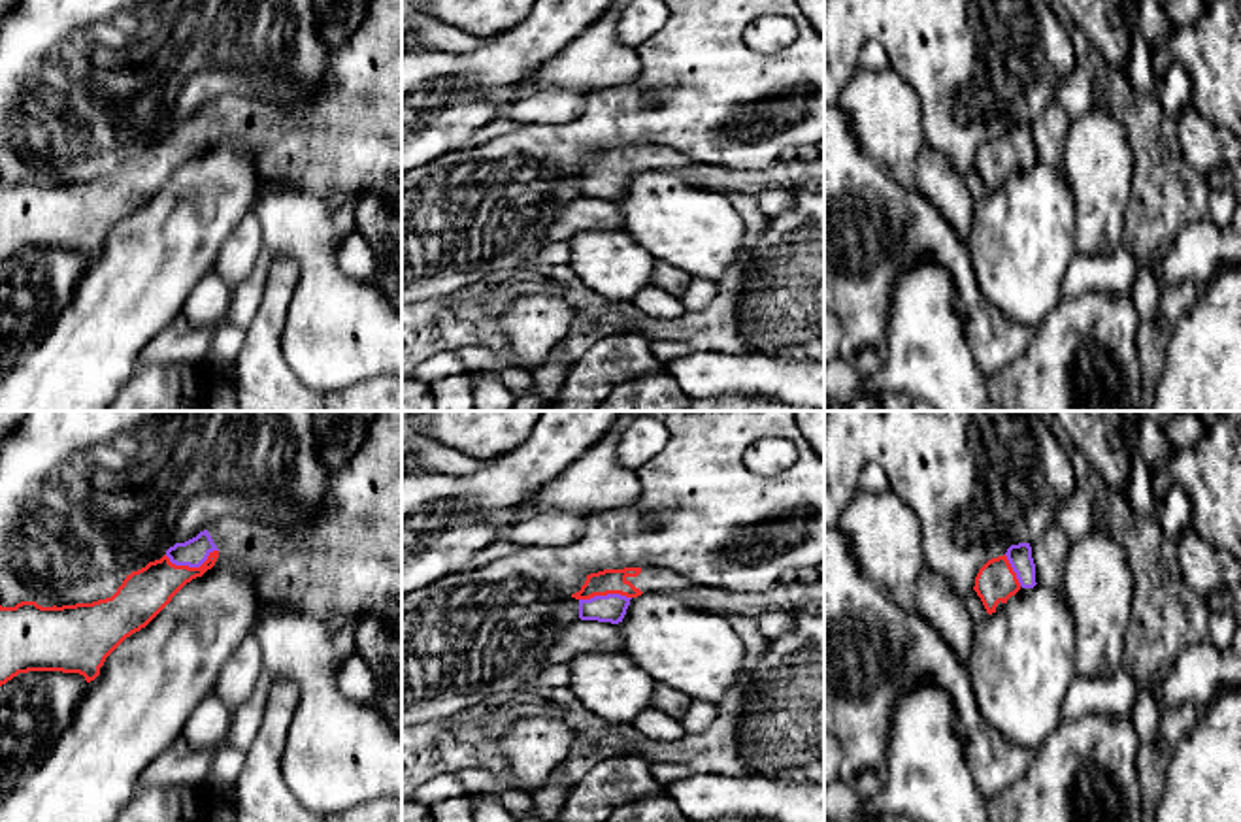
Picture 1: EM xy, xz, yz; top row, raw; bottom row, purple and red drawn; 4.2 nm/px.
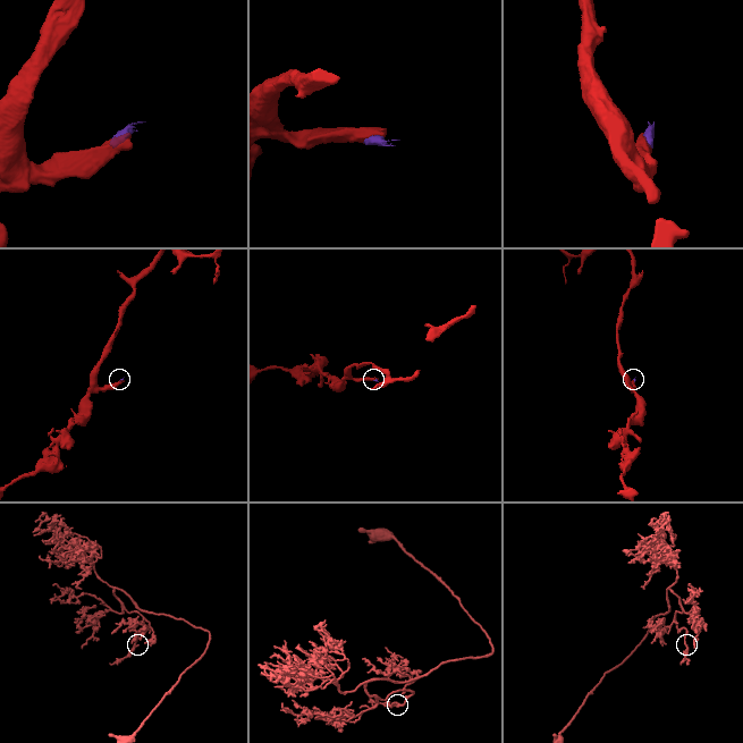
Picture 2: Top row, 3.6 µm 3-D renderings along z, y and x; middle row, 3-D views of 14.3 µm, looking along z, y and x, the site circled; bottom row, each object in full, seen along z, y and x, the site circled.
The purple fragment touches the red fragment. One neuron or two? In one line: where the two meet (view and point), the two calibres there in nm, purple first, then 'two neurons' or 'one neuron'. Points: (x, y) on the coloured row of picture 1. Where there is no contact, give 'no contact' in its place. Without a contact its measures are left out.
xy (191, 566) | 120/200 nm | one neuron

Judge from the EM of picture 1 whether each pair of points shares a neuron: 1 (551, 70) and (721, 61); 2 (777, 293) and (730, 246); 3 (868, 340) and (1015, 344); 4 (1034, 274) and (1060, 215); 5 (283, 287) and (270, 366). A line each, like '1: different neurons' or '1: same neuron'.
1: different neurons
2: different neurons
3: same neuron
4: same neuron
5: same neuron

